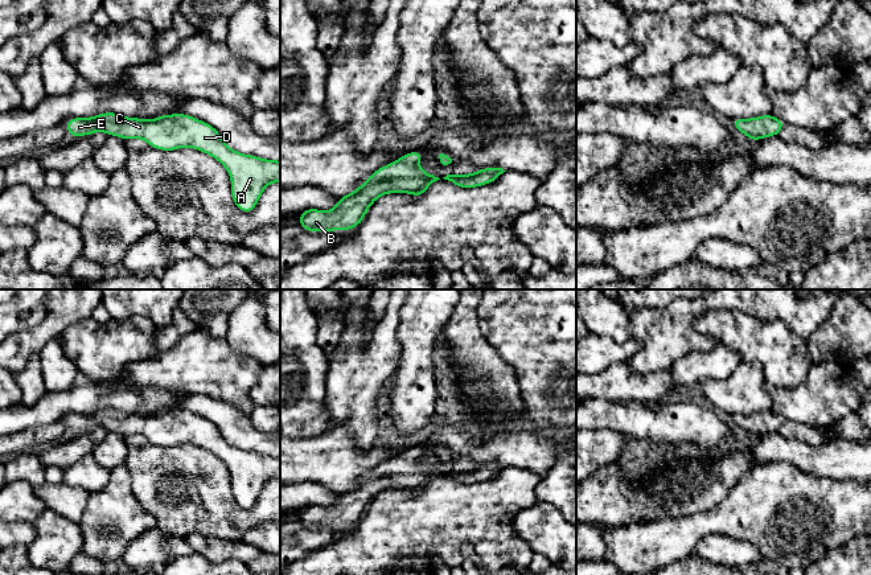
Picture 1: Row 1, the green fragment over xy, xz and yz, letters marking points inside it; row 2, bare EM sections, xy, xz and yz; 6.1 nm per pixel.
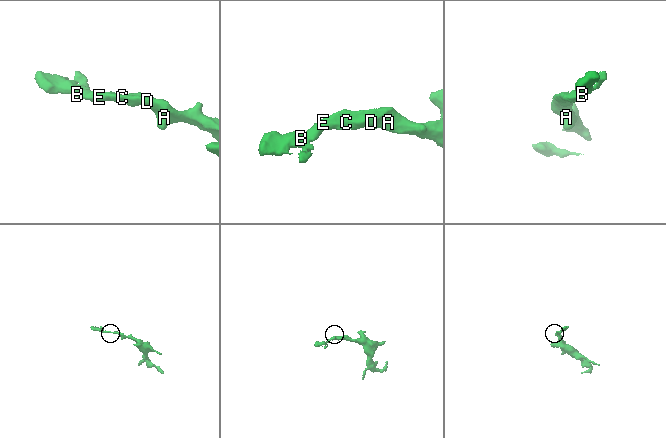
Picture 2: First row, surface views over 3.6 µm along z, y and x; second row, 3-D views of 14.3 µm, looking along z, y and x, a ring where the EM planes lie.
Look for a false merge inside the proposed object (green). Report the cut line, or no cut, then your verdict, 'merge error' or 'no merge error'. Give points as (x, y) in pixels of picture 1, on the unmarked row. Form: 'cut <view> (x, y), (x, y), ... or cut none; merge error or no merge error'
cut none; no merge error

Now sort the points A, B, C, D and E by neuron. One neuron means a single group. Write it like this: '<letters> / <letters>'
A B C D E

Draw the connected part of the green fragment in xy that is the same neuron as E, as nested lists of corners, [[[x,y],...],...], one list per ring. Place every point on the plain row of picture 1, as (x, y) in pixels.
[[[106,408],[94,414],[74,414],[63,422],[70,432],[103,427],[124,436],[140,434],[156,445],[190,443],[217,455],[231,473],[231,492],[239,506],[250,509],[264,484],[280,479],[280,457],[230,445],[210,420],[184,410],[163,411],[152,416]]]

